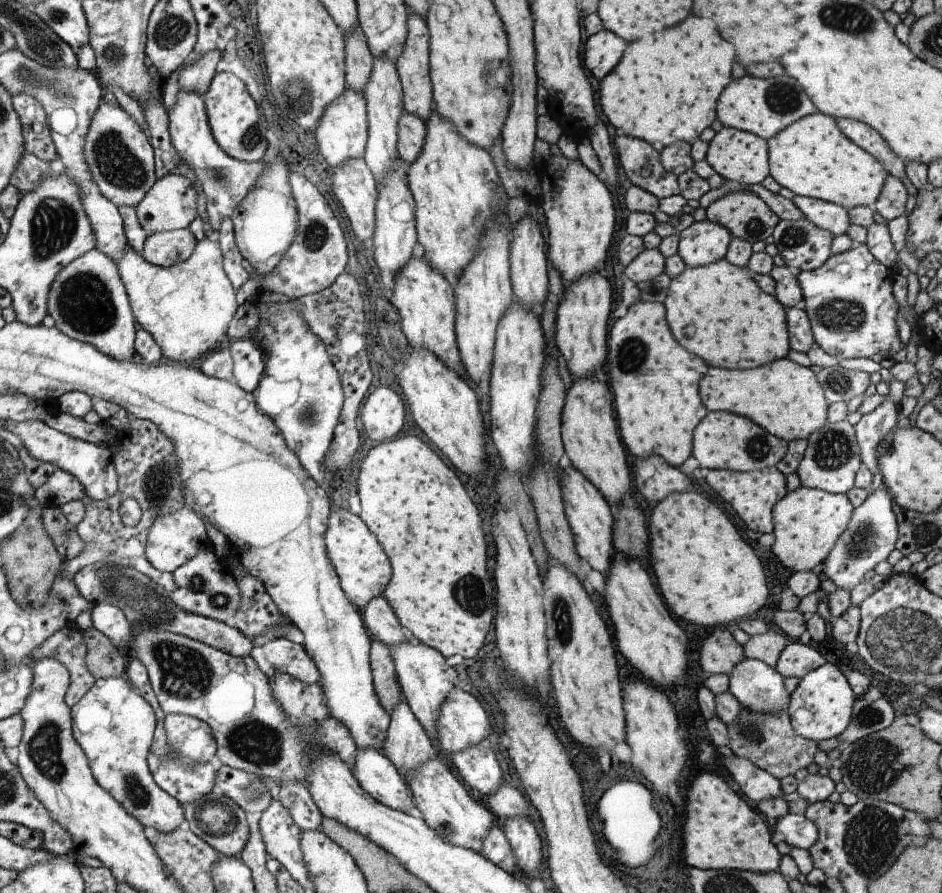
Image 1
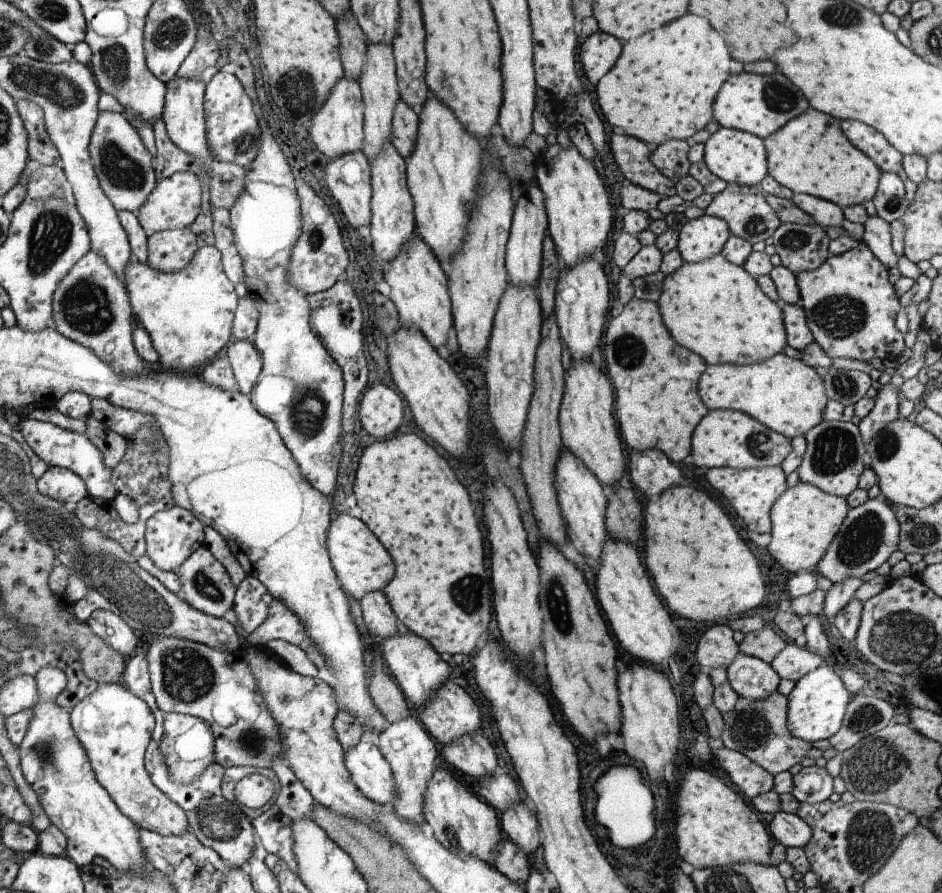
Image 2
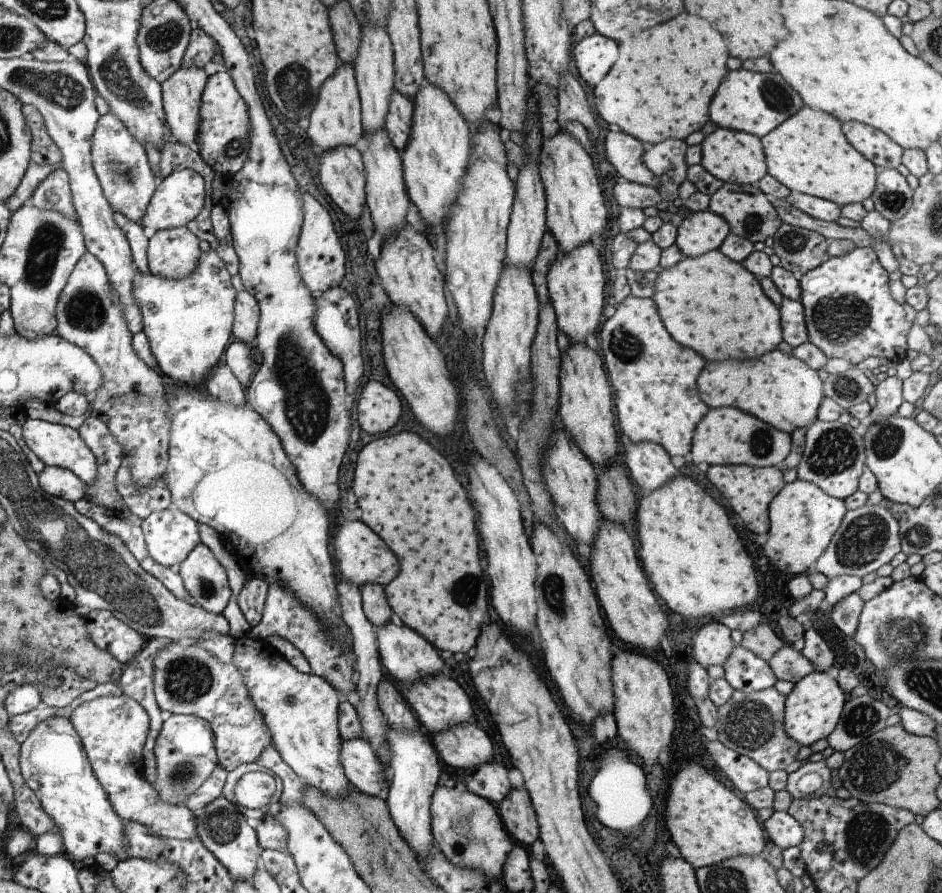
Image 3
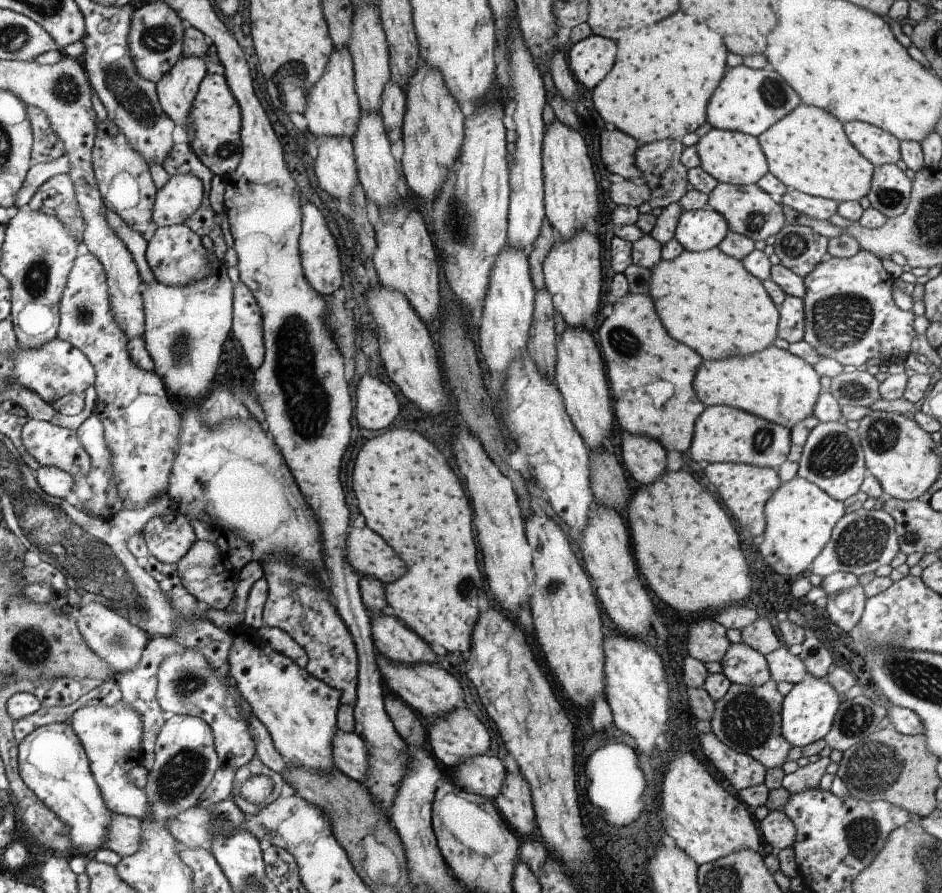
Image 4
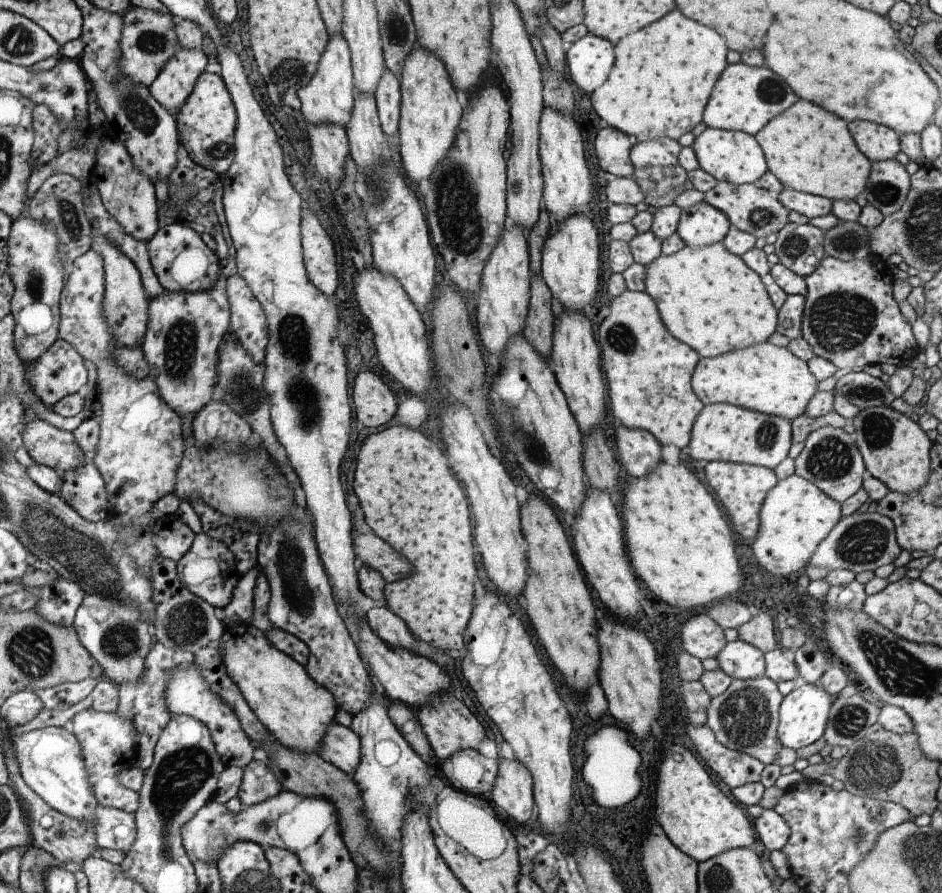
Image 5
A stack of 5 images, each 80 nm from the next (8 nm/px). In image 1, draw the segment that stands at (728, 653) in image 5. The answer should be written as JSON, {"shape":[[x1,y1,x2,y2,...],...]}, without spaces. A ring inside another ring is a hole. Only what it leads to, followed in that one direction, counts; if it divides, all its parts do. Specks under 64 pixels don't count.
{"shape":[[744,656,729,674,729,691,744,708,763,713,777,713,780,709,787,710,790,700,784,681,785,678,774,667,761,660]]}

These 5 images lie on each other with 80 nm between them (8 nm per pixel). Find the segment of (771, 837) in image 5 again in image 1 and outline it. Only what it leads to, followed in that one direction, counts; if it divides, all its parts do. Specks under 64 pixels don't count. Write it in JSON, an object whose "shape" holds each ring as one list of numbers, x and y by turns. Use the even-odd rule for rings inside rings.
{"shape":[[786,813,777,820,776,830,782,833,785,842,792,847,808,850,818,838,817,826,804,815]]}

